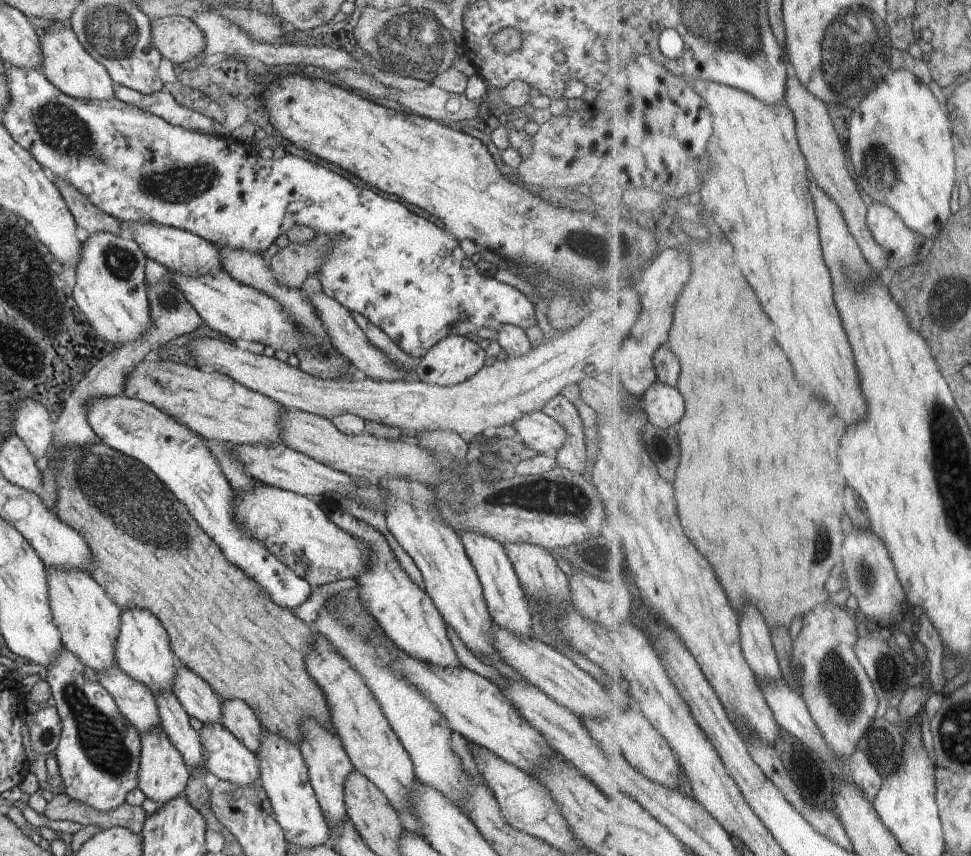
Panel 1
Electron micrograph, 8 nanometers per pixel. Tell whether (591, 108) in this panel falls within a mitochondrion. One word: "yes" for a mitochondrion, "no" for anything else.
no

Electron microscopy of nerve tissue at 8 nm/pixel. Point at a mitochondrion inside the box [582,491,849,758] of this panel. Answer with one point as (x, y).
(820, 551)

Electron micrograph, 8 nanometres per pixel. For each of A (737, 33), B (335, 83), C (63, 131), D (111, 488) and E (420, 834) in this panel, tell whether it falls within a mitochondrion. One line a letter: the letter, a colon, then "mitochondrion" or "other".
A: mitochondrion
B: other
C: mitochondrion
D: mitochondrion
E: other

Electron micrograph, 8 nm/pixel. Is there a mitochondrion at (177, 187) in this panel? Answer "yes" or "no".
yes

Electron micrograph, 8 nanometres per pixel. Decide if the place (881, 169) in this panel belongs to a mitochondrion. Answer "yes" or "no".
yes

